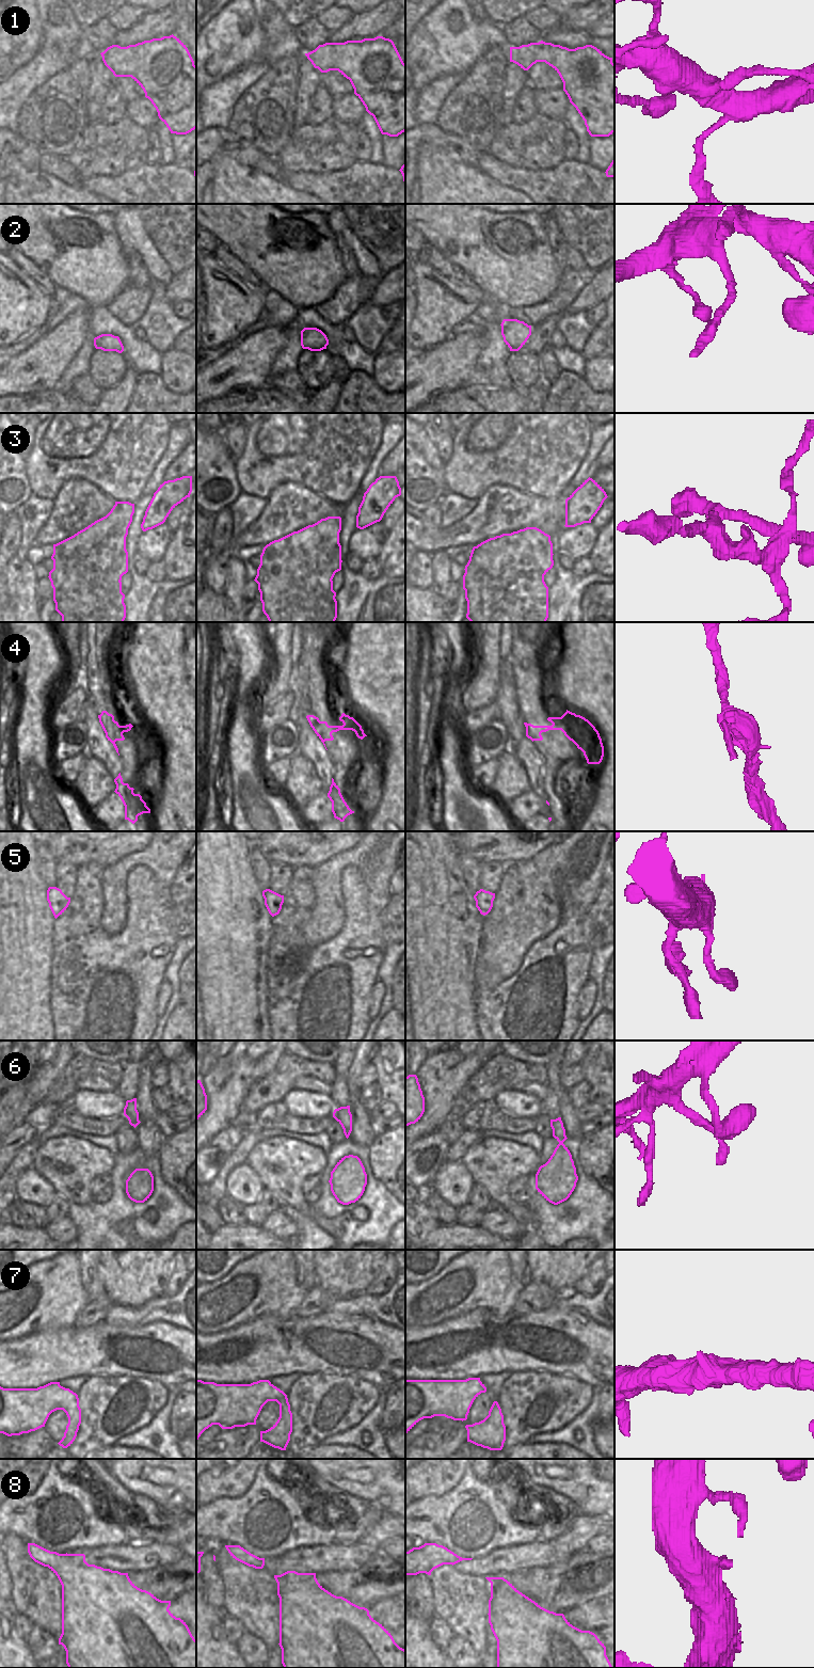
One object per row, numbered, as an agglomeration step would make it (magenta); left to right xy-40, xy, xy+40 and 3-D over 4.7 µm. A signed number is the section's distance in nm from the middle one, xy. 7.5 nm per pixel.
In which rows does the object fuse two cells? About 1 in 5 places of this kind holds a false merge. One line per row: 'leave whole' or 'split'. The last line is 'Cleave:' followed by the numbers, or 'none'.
1: split
2: leave whole
3: split
4: leave whole
5: leave whole
6: leave whole
7: leave whole
8: leave whole
Cleave: 1, 3

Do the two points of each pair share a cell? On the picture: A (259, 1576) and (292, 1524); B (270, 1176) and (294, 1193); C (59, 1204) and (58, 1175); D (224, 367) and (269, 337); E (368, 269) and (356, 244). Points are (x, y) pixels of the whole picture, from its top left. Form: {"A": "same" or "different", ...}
{"A": "different", "B": "same", "C": "different", "D": "same", "E": "same"}

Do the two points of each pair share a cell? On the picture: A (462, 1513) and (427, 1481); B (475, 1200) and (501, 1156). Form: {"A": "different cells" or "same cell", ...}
{"A": "different cells", "B": "different cells"}

